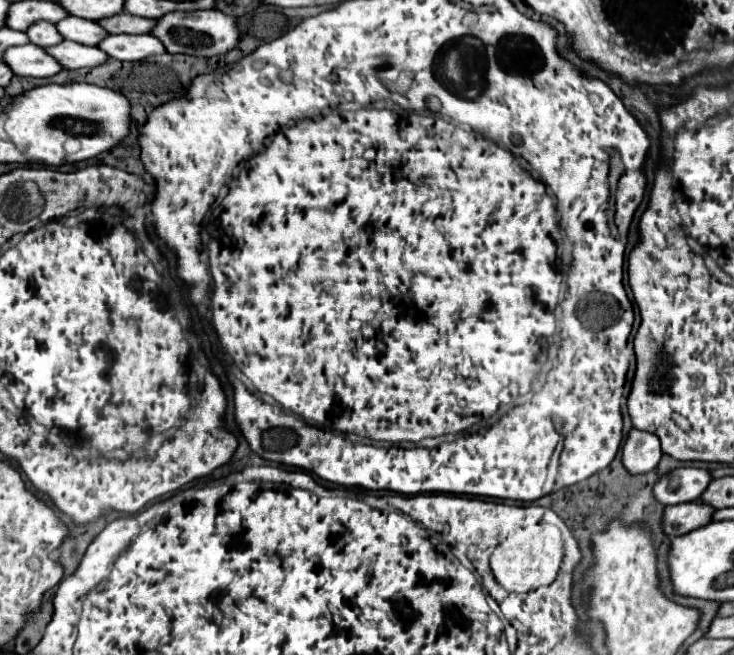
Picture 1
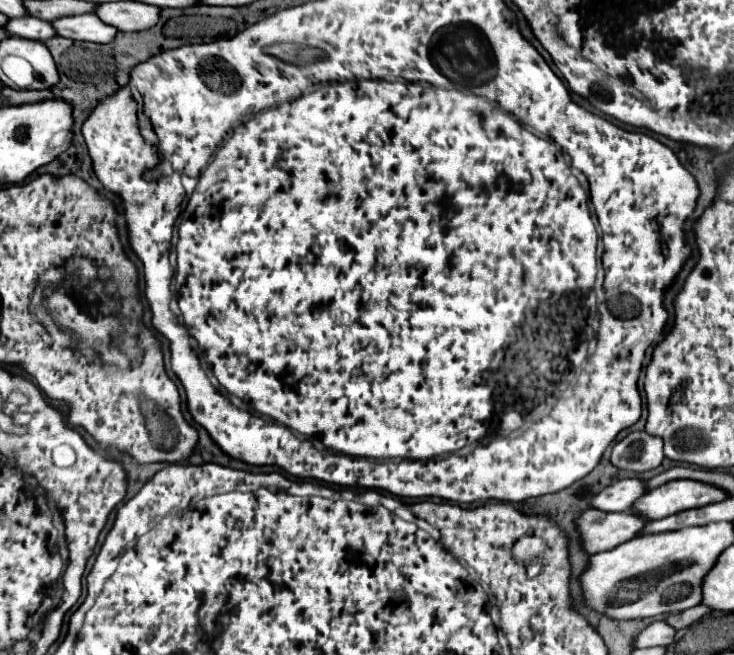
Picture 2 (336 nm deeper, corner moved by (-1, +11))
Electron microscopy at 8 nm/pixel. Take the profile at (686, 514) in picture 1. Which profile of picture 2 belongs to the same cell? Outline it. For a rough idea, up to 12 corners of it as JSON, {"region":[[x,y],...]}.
{"region":[[584,512],[590,554],[632,540],[648,520],[634,512]]}

